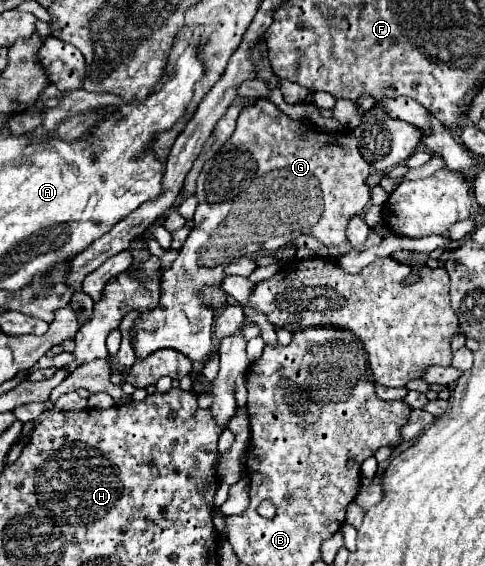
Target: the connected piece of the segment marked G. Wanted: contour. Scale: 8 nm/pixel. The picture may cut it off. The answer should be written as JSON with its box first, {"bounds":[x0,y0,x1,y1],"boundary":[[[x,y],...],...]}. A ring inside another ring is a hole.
{"bounds":[133,99,371,363],"boundary":[[[267,99],[255,101],[255,105],[241,111],[237,119],[237,129],[229,137],[229,141],[223,143],[223,147],[205,161],[199,179],[197,179],[197,211],[195,211],[195,227],[191,229],[185,245],[179,251],[177,261],[169,271],[161,277],[161,289],[163,299],[161,303],[143,313],[135,321],[137,339],[133,343],[137,357],[147,357],[157,349],[171,347],[187,355],[191,361],[203,361],[207,363],[213,353],[213,309],[205,307],[201,301],[197,301],[197,291],[205,283],[221,283],[221,273],[225,269],[225,259],[221,259],[221,253],[217,251],[231,251],[231,257],[241,251],[241,239],[247,235],[249,243],[265,243],[271,237],[285,237],[285,245],[293,241],[293,235],[305,233],[319,239],[323,245],[337,247],[345,253],[347,237],[345,229],[349,225],[349,219],[355,217],[355,213],[361,213],[365,205],[371,199],[371,191],[367,187],[369,177],[369,163],[363,159],[357,139],[353,131],[339,131],[339,133],[325,133],[317,127],[305,127],[299,119],[287,117],[277,105],[273,105]],[[305,219],[315,219],[313,225],[305,225]]]}

